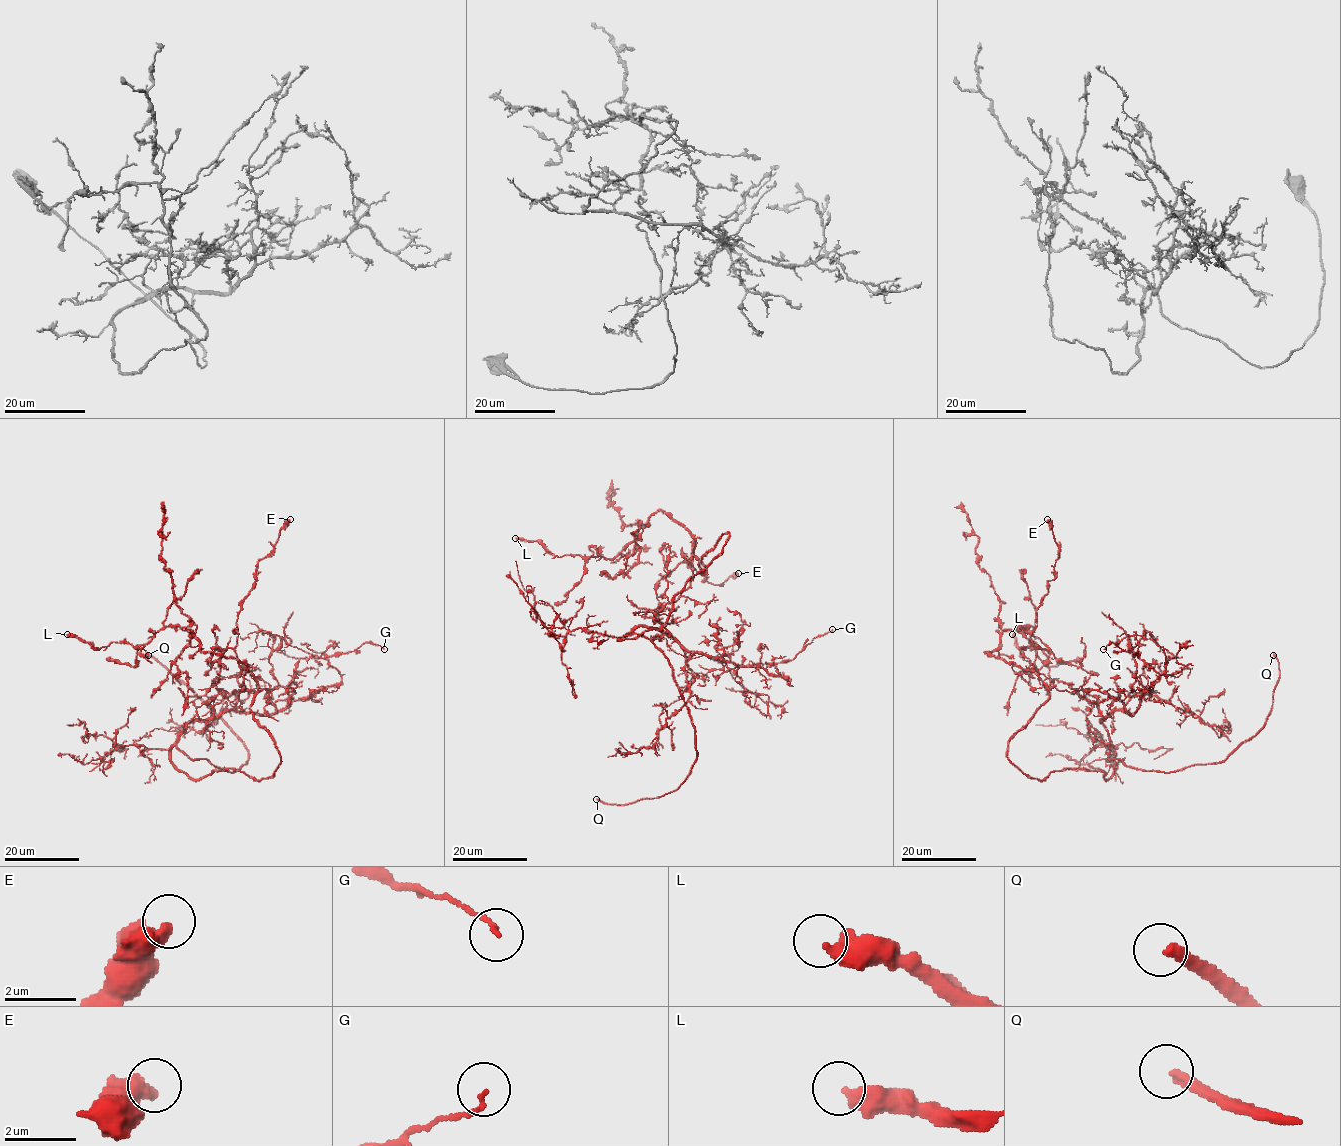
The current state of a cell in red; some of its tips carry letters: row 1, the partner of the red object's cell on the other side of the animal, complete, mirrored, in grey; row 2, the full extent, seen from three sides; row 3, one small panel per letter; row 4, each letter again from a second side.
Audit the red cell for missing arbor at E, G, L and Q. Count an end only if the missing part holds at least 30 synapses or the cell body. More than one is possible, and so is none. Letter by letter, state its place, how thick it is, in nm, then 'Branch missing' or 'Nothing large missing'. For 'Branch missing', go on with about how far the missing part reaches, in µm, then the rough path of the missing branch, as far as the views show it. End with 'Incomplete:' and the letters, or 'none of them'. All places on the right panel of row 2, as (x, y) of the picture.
E: Place: (1047, 519). Thickness 480 nm. Nothing large missing
G: Place: (1103, 649). Thickness 120 nm. Nothing large missing
L: Place: (1012, 634). Thickness 440 nm. Nothing large missing
Q: Place: (1273, 655). Thickness 280 nm. Branch missing. Missing length about 50 µm
Incomplete: Q

